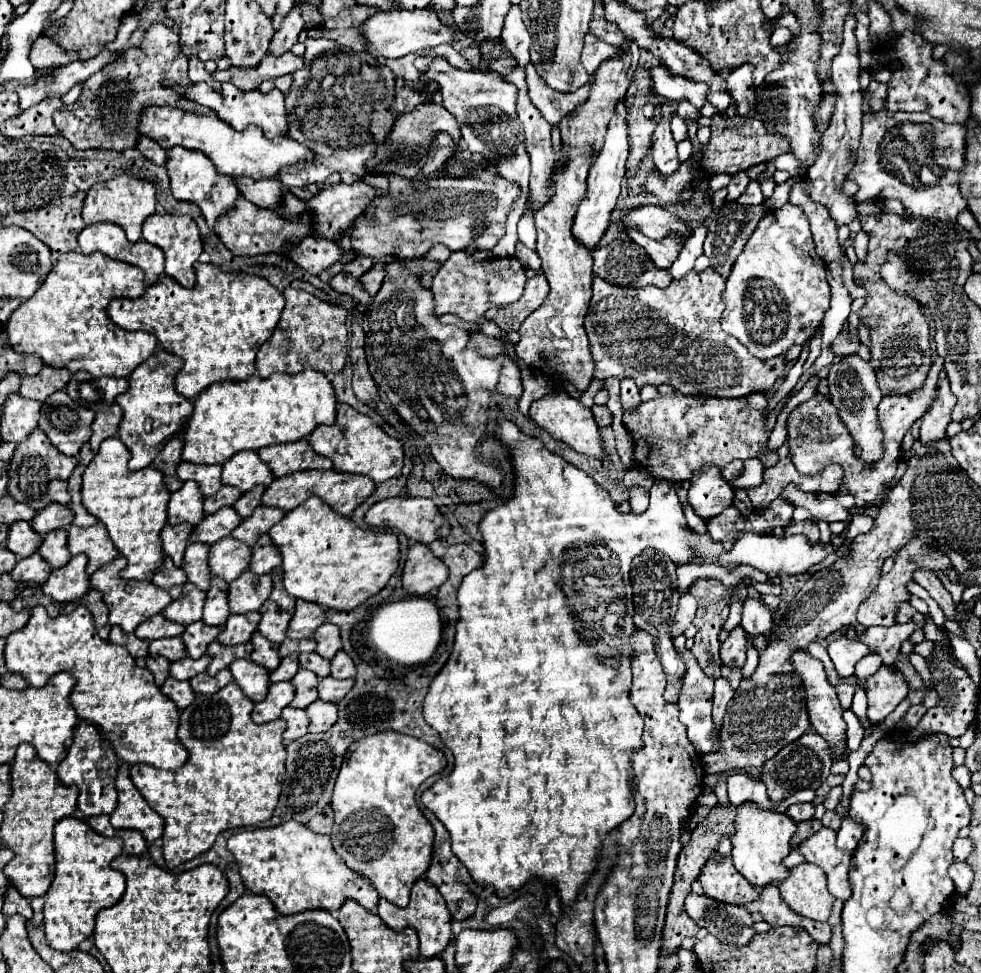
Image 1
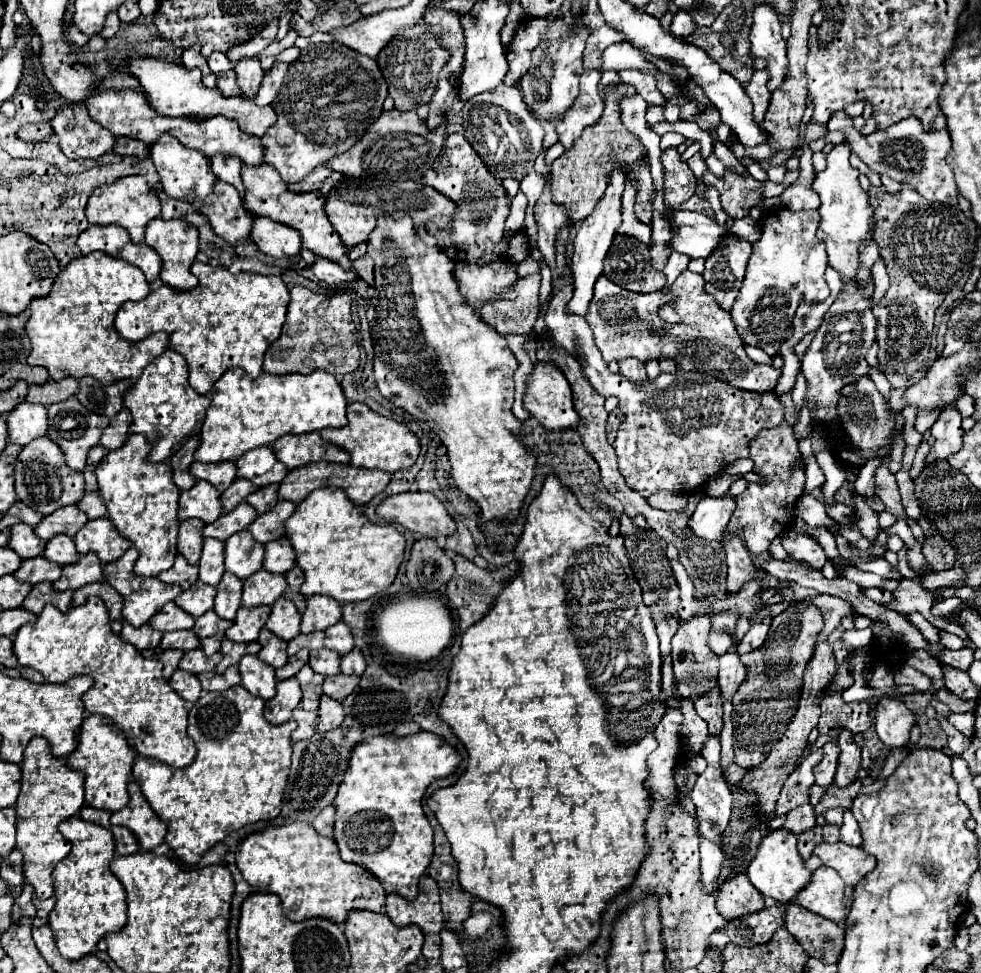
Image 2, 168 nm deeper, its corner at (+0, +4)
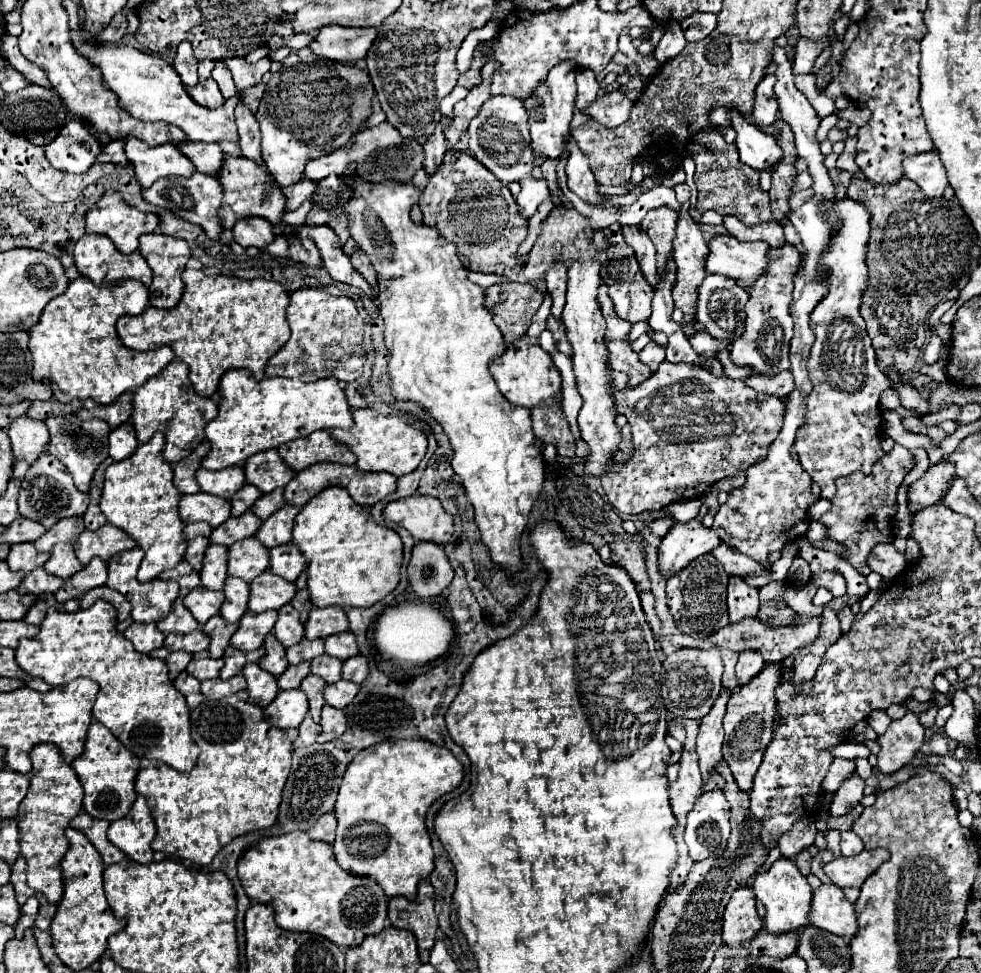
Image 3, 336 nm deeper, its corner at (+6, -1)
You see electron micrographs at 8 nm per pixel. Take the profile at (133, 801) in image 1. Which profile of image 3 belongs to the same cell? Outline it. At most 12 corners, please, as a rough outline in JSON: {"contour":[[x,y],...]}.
{"contour":[[145,798],[109,826],[133,862],[153,860],[155,822]]}

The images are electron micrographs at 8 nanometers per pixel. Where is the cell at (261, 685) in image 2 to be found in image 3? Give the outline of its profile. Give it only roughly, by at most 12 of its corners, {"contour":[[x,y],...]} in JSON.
{"contour":[[249,662],[243,670],[249,702],[265,708],[279,692],[277,678]]}

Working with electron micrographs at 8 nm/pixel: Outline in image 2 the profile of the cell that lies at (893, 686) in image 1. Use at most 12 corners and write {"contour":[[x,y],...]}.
{"contour":[[897,697],[871,705],[873,725],[887,747],[909,741],[915,715]]}

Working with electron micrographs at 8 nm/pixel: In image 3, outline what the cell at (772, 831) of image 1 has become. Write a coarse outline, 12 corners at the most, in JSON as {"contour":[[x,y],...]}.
{"contour":[[779,858],[757,874],[769,934],[809,926],[813,888]]}

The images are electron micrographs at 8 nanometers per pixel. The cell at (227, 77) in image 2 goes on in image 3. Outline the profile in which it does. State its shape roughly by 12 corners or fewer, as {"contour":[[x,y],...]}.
{"contour":[[213,78],[187,92],[197,104],[219,108],[225,100]]}

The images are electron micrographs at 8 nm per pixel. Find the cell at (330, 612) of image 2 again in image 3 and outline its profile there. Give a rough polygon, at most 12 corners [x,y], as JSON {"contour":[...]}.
{"contour":[[313,608],[305,624],[307,640],[349,630],[343,608]]}

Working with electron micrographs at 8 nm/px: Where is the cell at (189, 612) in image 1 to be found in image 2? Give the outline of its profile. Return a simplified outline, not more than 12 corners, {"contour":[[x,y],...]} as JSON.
{"contour":[[197,581],[175,605],[201,617],[213,609],[215,587]]}

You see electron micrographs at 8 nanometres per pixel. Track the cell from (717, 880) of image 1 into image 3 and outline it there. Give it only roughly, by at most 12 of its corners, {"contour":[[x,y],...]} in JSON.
{"contour":[[733,892],[723,918],[723,942],[745,946],[763,928],[755,894]]}

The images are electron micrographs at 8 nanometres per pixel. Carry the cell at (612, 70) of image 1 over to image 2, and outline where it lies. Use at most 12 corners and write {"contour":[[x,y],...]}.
{"contour":[[635,87],[603,91],[605,111],[551,167],[555,201],[573,221],[607,187],[611,155],[645,155],[625,129],[619,101]]}

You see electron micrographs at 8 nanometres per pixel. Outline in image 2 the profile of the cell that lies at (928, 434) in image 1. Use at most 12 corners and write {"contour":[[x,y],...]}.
{"contour":[[945,407],[931,427],[927,463],[947,459],[963,441],[961,415]]}

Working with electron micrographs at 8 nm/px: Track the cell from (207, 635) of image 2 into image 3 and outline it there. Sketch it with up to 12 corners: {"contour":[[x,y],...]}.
{"contour":[[213,616],[203,630],[209,634],[211,658],[221,658],[237,624]]}

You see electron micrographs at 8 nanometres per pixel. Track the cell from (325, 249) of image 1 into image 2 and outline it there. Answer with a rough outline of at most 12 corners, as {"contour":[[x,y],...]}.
{"contour":[[267,217],[255,219],[251,239],[271,257],[299,255],[301,235]]}

